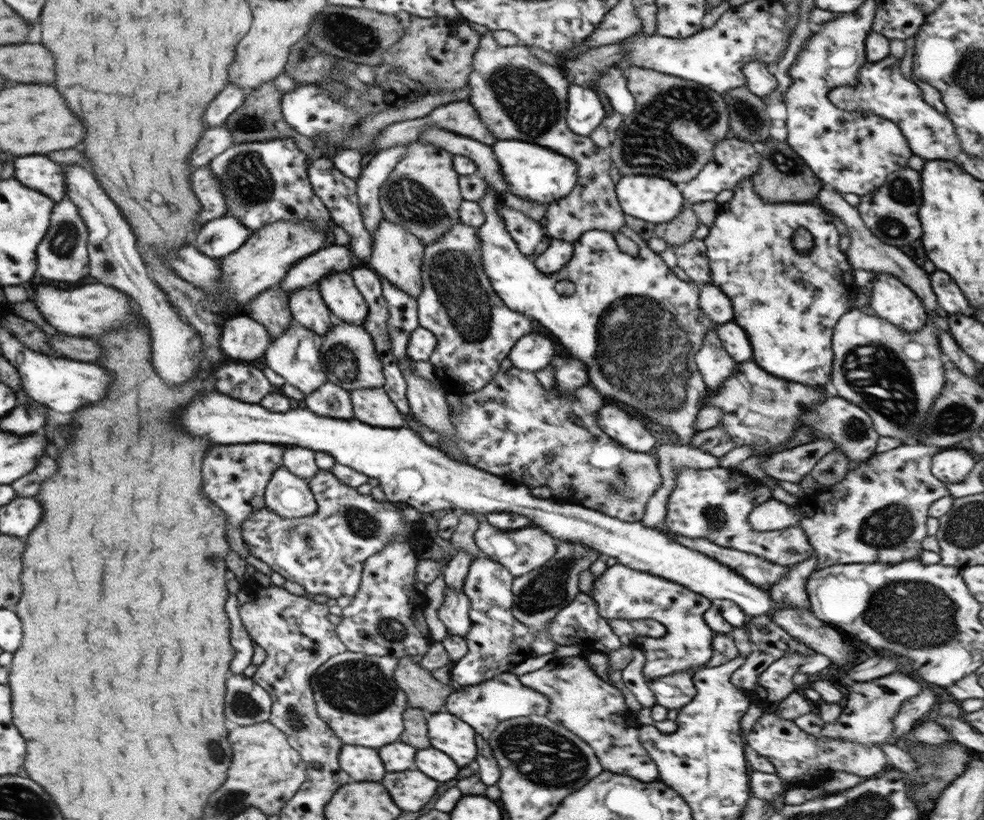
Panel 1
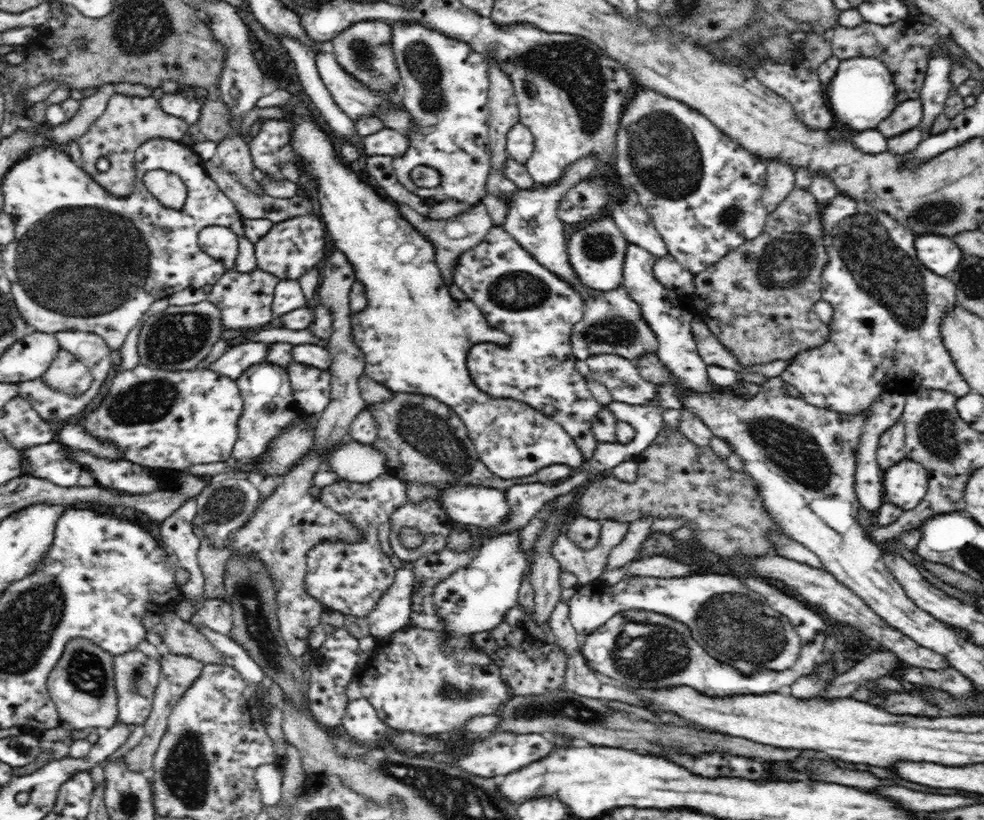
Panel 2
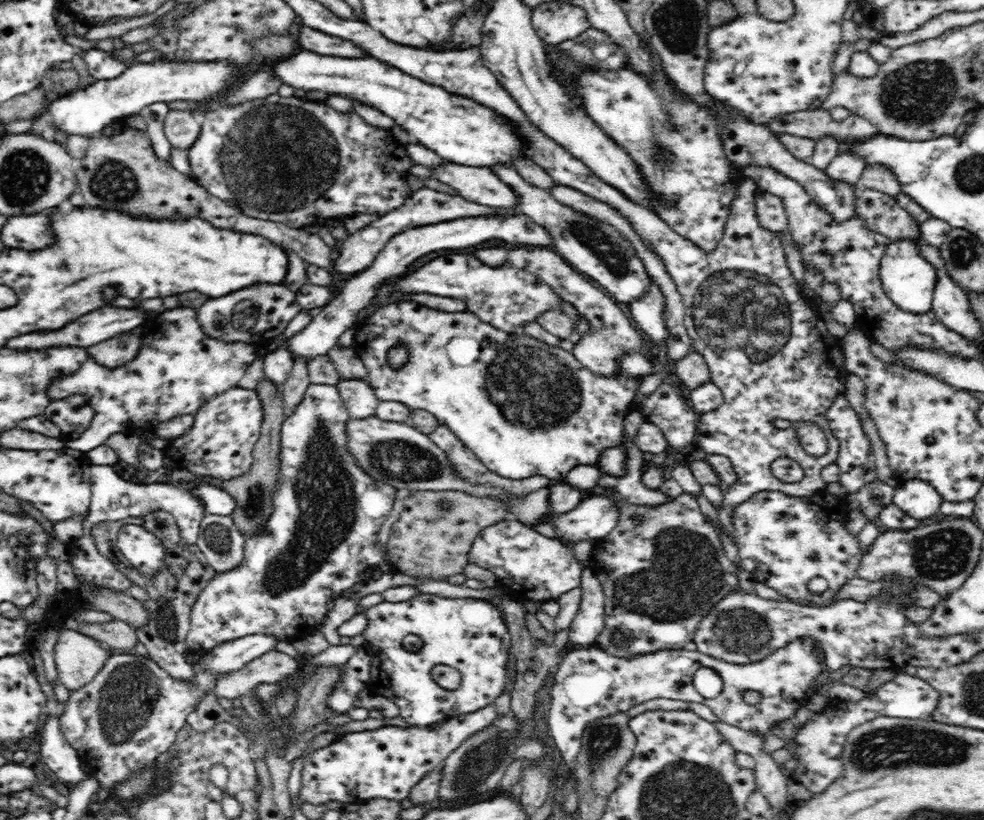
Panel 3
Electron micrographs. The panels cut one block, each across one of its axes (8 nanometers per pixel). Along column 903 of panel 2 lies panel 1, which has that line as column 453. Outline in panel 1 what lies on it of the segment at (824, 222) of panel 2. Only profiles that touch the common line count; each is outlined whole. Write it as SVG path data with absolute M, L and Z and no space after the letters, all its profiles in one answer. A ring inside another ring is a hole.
M461 222L449 227L443 235L437 237L433 243L429 243L424 246L423 258L421 259L421 291L416 298L416 313L418 326L426 328L429 332L433 333L436 338L435 348L433 353L429 356L428 362L433 368L433 373L436 376L435 381L439 384L440 388L448 394L463 396L480 390L485 384L489 383L489 380L499 370L500 362L503 361L508 353L511 351L513 344L517 342L520 336L530 333L531 330L531 317L527 317L525 314L517 313L513 309L507 308L505 303L497 296L497 293L493 290L493 287L489 284L489 279L483 271L483 265L481 265L481 253L479 253L479 237L477 237L477 229L469 227Z

